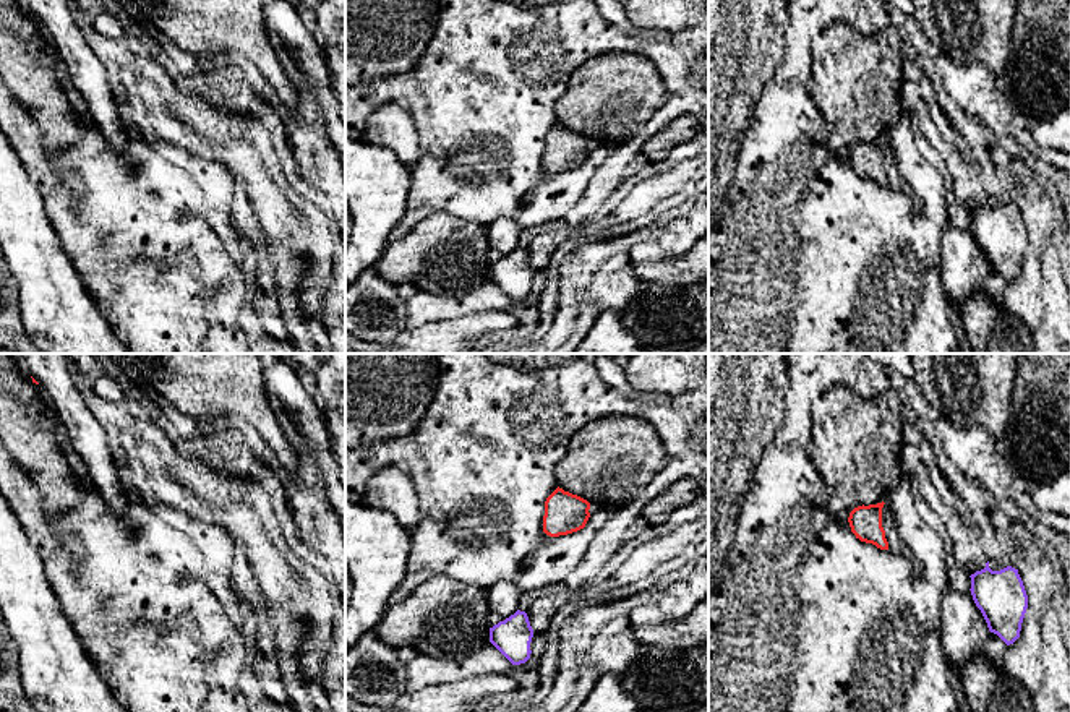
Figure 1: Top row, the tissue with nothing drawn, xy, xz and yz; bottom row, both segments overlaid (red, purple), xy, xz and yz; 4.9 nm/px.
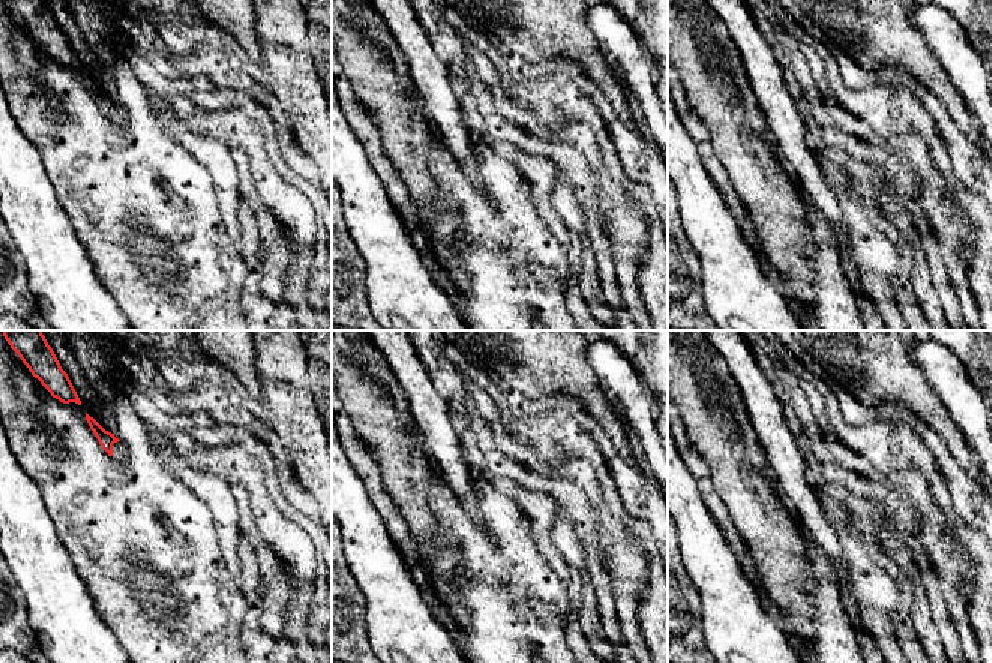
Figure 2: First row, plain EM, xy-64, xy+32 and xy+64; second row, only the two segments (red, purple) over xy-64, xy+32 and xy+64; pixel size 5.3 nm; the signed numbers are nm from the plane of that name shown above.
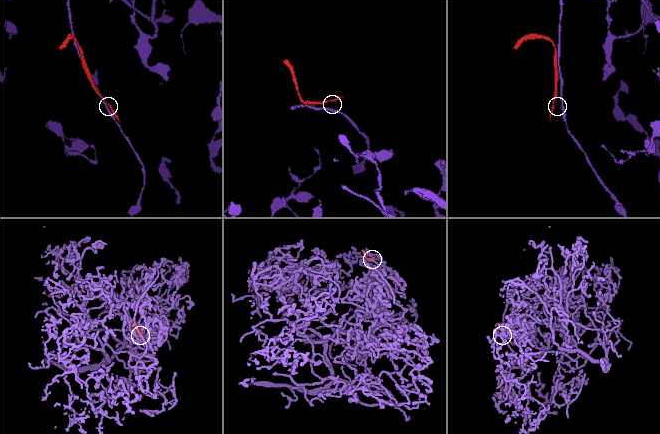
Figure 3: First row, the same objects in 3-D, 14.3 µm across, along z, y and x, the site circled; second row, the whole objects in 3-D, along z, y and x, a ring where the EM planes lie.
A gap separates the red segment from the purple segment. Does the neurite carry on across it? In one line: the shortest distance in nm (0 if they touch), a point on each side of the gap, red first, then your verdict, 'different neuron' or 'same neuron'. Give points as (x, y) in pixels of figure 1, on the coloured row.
400 nm apart; from red across xz (550, 536), (524, 612); different neuron

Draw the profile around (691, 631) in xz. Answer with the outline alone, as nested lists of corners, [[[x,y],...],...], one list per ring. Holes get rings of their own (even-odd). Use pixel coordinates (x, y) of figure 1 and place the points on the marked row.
[[[708,598],[686,618],[645,624],[636,631],[640,646],[687,649],[708,644]]]

